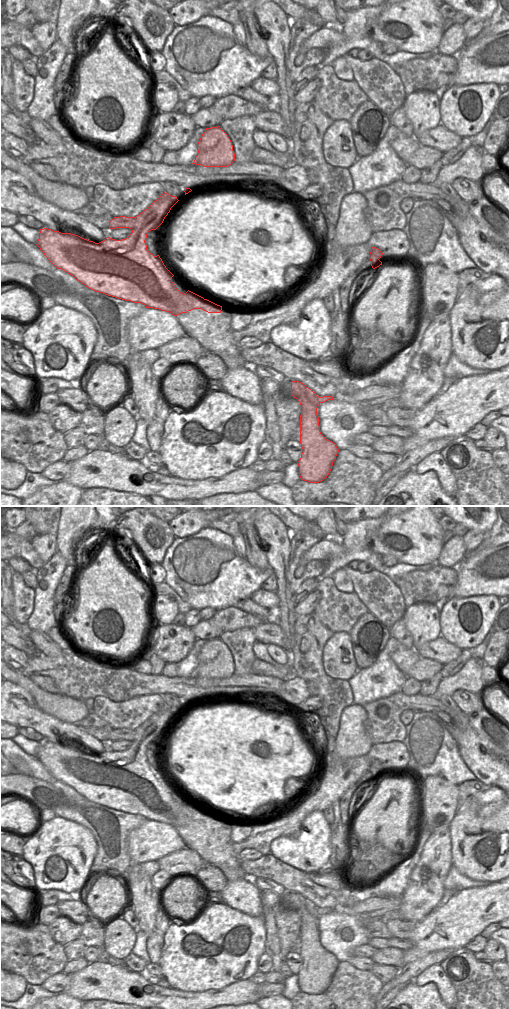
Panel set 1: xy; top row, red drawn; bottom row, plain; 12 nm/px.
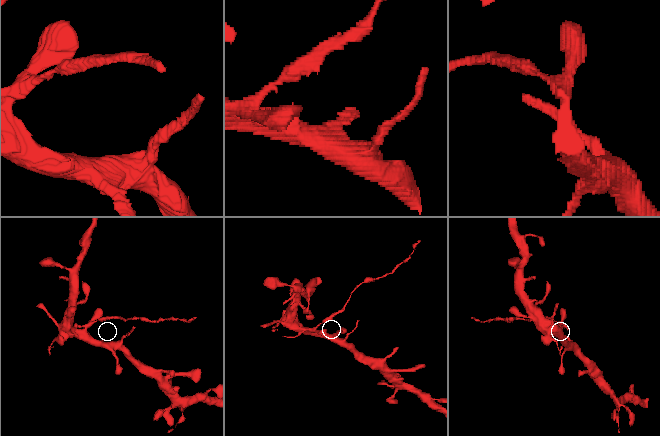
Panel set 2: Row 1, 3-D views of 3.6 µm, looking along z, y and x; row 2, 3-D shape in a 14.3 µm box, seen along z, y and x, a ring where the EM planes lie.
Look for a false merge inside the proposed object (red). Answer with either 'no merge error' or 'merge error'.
merge error

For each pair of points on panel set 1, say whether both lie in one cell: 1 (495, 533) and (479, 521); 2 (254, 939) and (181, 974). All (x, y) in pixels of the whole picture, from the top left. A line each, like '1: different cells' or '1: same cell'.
1: different cells
2: same cell

